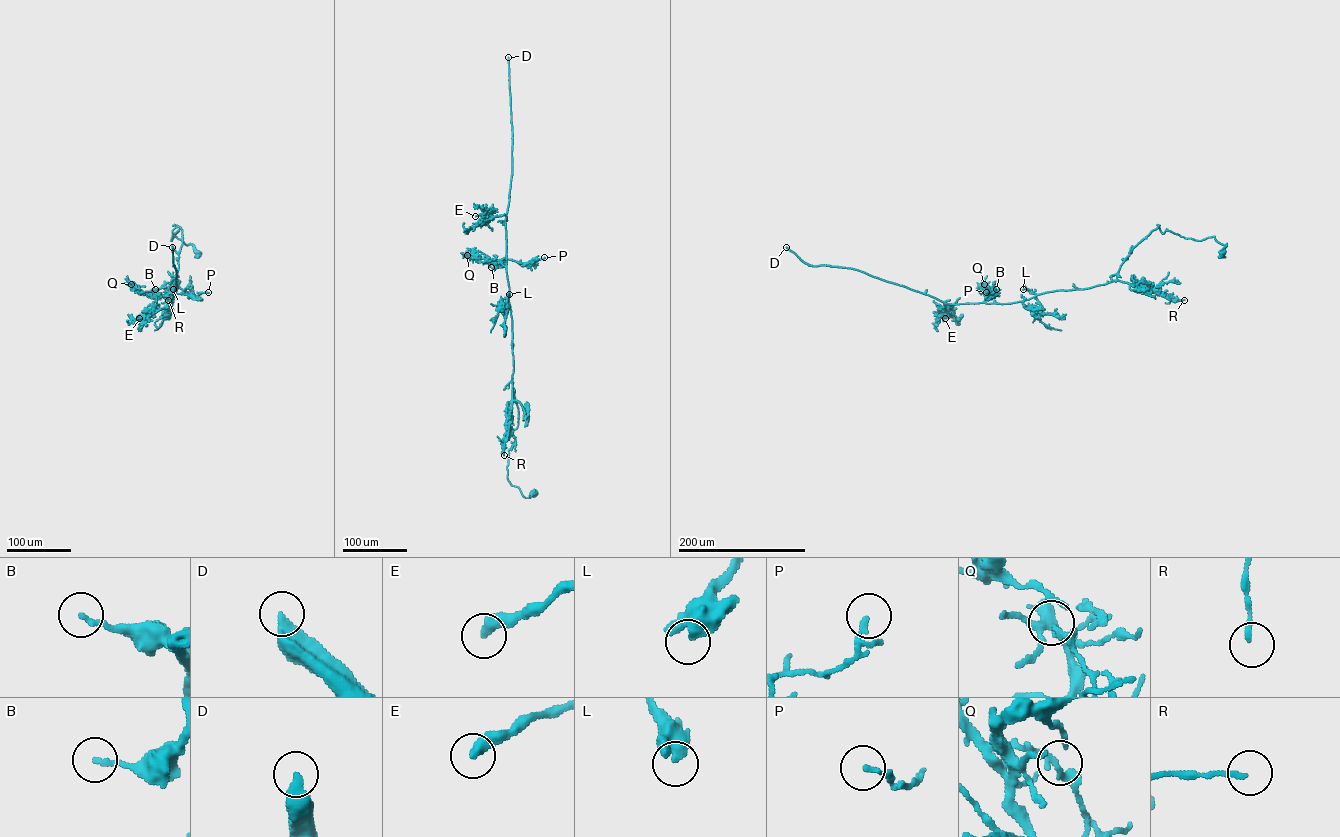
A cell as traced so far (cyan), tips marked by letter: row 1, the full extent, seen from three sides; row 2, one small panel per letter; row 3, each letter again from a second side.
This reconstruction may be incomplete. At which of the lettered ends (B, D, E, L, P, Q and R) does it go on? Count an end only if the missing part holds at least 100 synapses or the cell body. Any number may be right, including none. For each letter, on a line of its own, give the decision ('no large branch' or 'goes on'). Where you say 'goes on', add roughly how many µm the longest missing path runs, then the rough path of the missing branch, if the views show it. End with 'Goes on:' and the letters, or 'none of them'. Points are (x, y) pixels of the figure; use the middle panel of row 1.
B: no large branch
D: goes on | 500 µm
E: no large branch
L: no large branch
P: no large branch
Q: no large branch
R: no large branch
Goes on: D

